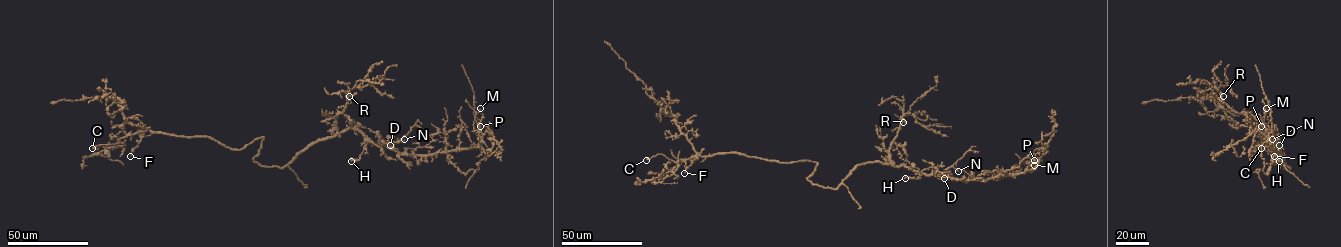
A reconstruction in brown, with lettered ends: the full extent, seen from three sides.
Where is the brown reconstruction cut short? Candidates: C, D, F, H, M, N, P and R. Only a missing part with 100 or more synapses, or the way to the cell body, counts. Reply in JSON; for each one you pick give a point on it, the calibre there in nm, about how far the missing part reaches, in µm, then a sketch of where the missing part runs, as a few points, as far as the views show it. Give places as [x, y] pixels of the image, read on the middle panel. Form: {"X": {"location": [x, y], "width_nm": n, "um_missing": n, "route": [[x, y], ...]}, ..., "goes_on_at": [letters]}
{"goes_on_at": []}

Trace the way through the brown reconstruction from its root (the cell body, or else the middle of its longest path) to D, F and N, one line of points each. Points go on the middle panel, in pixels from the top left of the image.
D: (818, 185), (836, 189), (857, 165), (872, 162), (907, 166), (944, 178)
F: (818, 185), (807, 179), (817, 163), (781, 163), (736, 153), (697, 154), (684, 173)
N: (818, 185), (836, 189), (857, 165), (872, 162), (942, 176), (951, 166), (958, 171)

